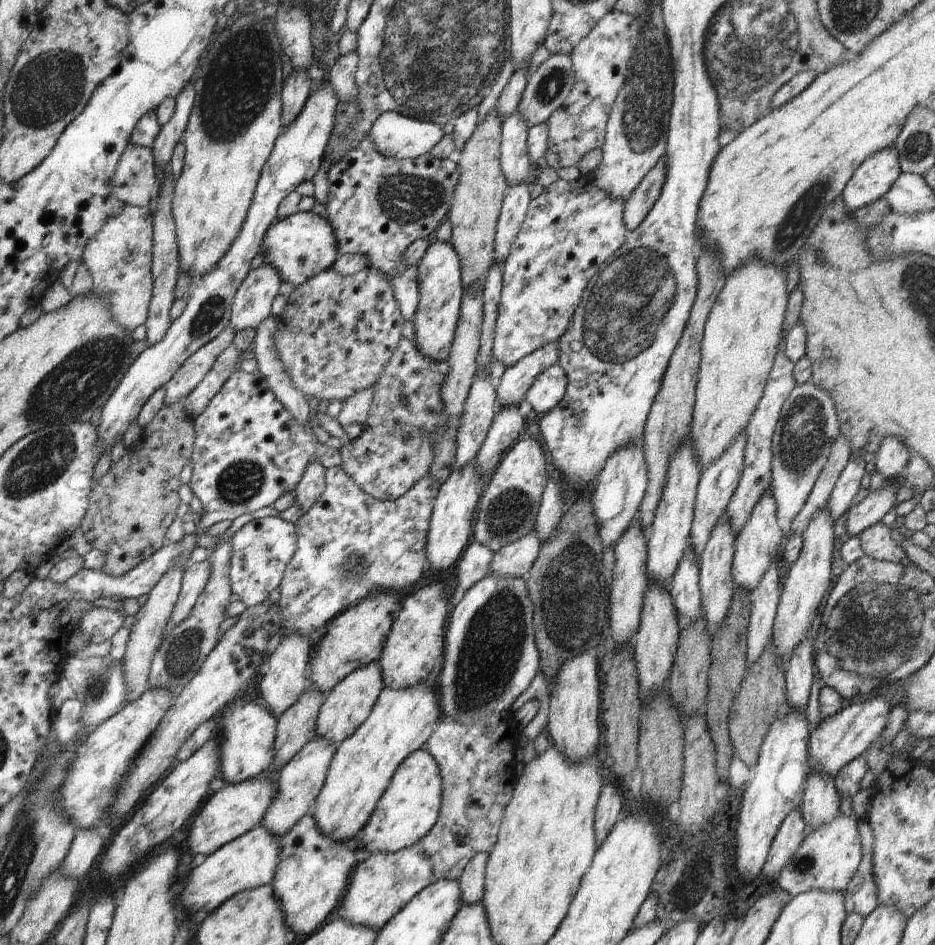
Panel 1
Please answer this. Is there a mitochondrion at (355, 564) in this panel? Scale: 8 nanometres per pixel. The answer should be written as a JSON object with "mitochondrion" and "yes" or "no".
{"mitochondrion":"yes"}

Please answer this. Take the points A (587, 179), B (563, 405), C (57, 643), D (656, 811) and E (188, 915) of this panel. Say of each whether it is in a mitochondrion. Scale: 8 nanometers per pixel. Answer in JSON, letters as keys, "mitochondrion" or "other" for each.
{"A":"other","B":"other","C":"other","D":"other","E":"other"}

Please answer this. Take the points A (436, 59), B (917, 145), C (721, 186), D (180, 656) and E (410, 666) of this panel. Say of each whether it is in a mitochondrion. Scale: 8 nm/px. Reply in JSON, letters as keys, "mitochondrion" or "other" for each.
{"A":"mitochondrion","B":"mitochondrion","C":"other","D":"mitochondrion","E":"other"}

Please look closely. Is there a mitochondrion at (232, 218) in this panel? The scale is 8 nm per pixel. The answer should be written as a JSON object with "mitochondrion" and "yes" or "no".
{"mitochondrion":"no"}

